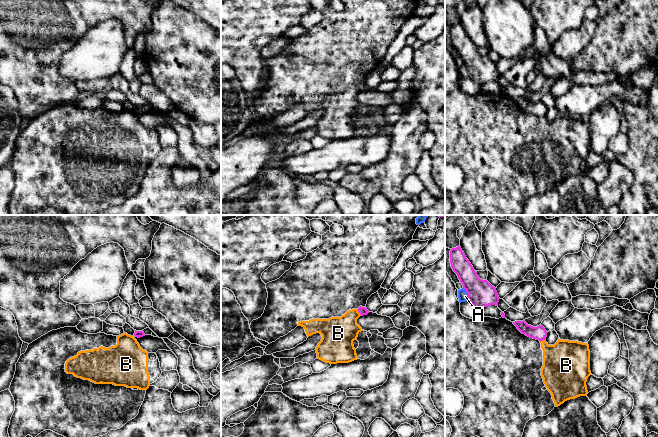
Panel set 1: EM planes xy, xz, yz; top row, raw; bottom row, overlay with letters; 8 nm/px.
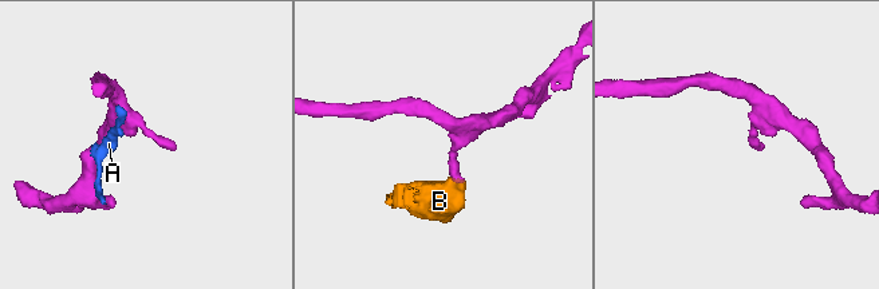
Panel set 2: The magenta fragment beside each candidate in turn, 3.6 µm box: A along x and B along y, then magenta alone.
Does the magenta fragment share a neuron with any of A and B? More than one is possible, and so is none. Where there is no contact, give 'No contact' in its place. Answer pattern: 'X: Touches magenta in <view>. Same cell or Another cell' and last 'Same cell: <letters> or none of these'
A: Touches magenta in yz. Another cell
B: Touches magenta in xz. Another cell
Same cell: none of these

